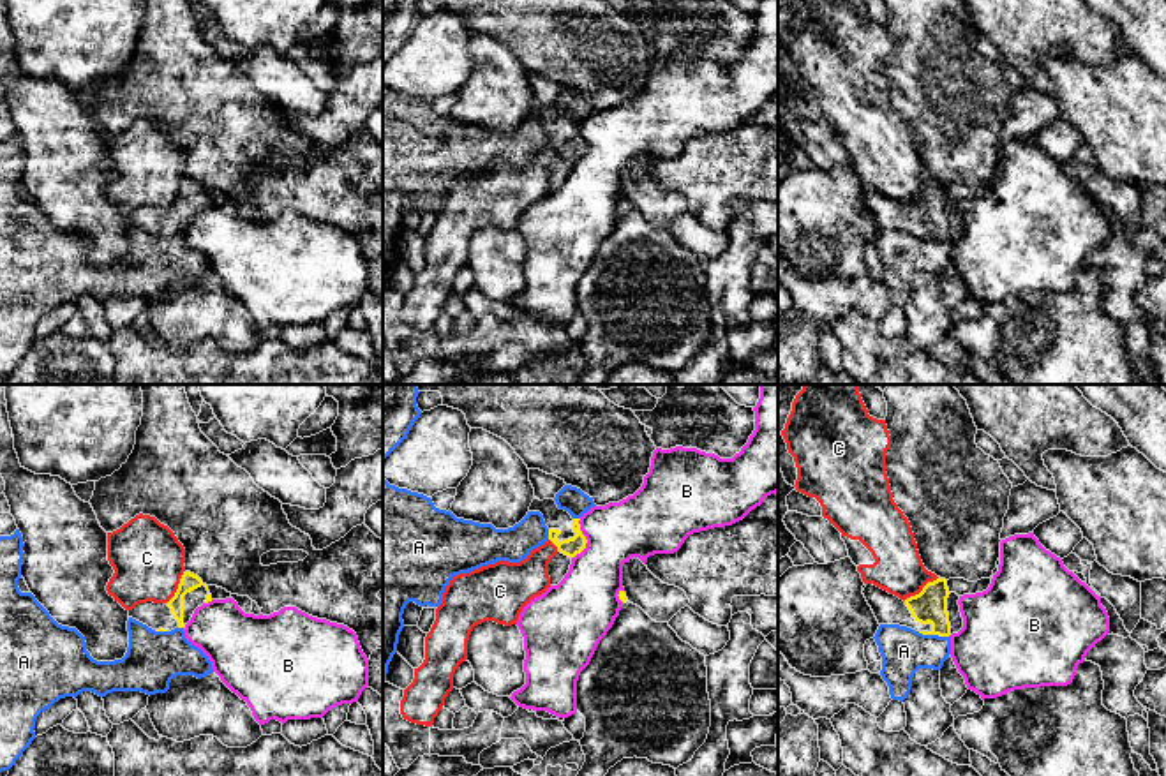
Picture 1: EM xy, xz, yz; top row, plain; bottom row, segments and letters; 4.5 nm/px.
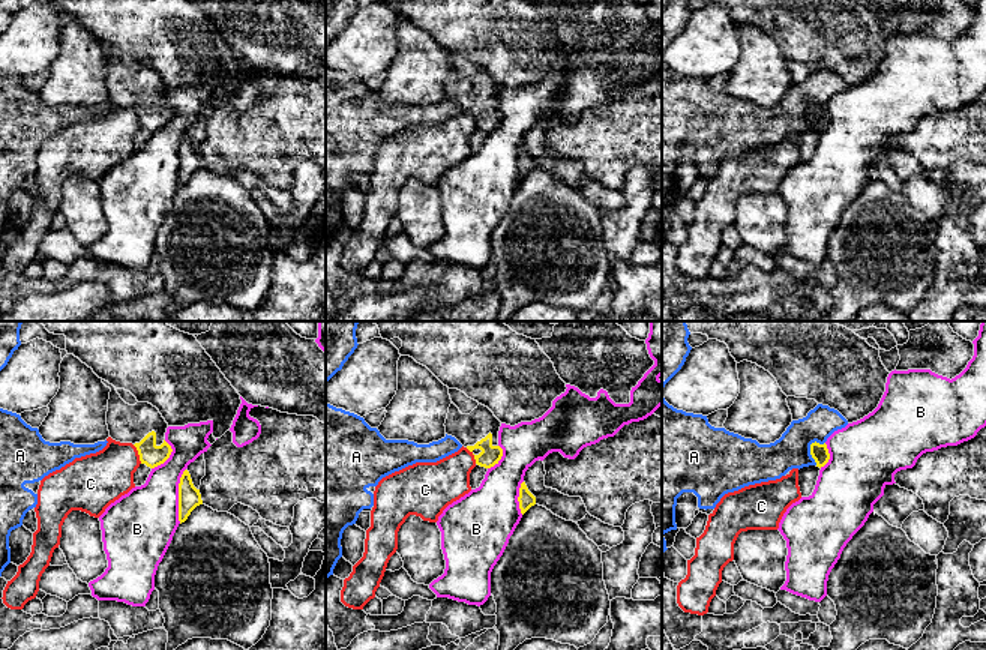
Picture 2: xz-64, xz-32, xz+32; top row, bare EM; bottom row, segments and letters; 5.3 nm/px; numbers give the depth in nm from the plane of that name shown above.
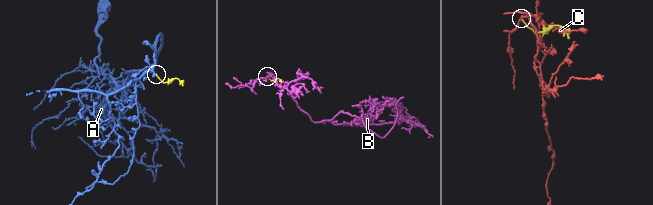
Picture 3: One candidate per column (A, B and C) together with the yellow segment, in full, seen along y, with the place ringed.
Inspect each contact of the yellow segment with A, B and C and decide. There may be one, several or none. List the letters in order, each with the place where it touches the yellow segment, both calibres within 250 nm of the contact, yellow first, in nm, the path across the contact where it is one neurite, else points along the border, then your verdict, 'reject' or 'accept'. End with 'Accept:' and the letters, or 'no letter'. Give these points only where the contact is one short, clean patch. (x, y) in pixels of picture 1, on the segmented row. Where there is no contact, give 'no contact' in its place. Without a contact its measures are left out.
A: contact yz (934, 634); calibres 160 and 220 nm; border yz (918, 632), (948, 637); reject
B: contact xz (586, 540); calibres 90 and 280 nm; reject
C: contact yz (923, 589); calibres 160 and 220 nm; border yz (939, 577), (904, 600); reject
Accept: no letter

